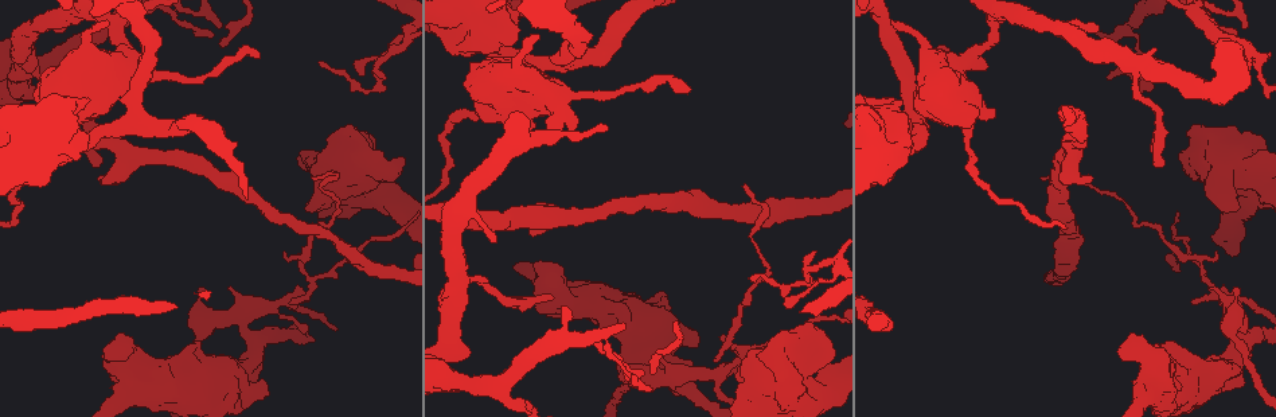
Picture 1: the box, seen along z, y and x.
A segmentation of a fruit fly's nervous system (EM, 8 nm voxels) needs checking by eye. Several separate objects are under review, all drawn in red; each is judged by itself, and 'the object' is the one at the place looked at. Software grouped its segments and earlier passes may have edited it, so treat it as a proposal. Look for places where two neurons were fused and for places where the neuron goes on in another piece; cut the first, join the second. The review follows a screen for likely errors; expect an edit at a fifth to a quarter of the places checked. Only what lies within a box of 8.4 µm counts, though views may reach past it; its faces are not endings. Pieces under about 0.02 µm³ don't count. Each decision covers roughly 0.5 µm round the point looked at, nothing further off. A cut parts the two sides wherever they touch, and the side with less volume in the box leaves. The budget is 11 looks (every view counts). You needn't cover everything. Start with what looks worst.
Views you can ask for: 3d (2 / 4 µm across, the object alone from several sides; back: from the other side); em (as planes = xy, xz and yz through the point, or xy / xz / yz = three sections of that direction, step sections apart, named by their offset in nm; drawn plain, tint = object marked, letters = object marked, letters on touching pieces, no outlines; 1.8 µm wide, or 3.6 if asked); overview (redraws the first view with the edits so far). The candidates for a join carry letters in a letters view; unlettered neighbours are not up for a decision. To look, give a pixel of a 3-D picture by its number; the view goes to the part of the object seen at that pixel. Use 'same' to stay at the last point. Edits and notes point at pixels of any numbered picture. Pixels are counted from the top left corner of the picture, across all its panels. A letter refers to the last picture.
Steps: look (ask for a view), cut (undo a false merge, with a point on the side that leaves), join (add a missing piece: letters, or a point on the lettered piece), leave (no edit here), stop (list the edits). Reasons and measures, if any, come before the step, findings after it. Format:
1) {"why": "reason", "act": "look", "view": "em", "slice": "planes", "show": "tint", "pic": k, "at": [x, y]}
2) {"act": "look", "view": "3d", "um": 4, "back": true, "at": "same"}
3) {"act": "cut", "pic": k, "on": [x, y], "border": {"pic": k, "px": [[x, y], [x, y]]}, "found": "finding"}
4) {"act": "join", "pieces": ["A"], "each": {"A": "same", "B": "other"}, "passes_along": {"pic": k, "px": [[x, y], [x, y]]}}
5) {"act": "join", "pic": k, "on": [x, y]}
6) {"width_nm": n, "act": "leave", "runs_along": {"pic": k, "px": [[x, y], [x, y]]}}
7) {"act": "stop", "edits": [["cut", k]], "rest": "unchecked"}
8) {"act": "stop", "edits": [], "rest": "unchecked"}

{"why": "sudden change in width", "act": "look", "view": "em", "slice": "planes", "show": "tint", "pic": 1, "at": [673, 379]}

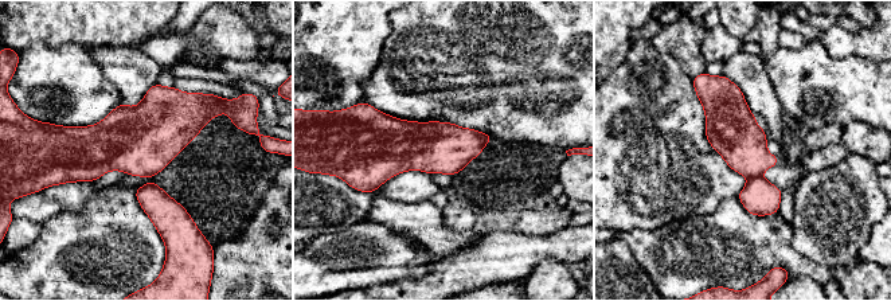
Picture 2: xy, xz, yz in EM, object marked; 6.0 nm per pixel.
{"act": "look", "view": "em", "slice": "planes", "show": "letters", "at": "same"}

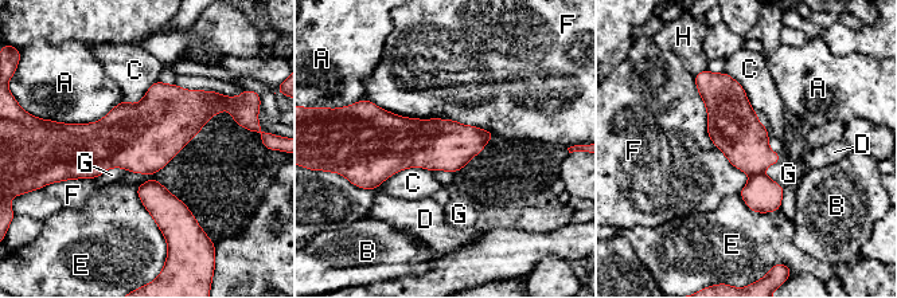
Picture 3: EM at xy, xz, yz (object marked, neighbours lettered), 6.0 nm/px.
{"width_nm": 300, "act": "cut", "pic": 3, "on": [744, 141], "each": {"A": "other", "B": "other", "C": "other", "D": "other", "E": "other", "F": "other", "G": "other", "H": "other"}, "border": {"pic": 3, "px": [[763, 172], [751, 176]]}, "found": "a second neuron is stuck on"}

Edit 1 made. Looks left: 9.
{"why": "free end", "act": "look", "view": "em", "slice": "planes", "show": "tint", "pic": 1, "at": [529, 234]}

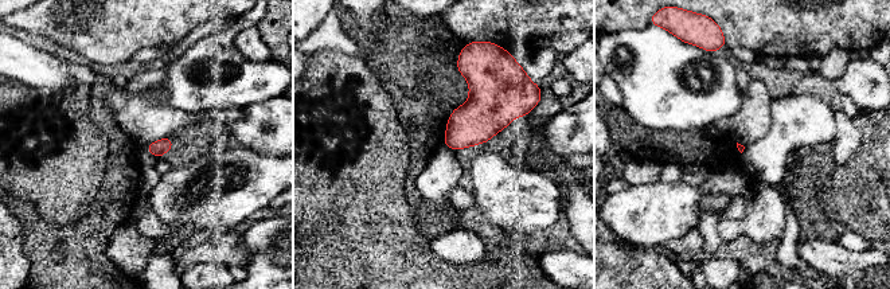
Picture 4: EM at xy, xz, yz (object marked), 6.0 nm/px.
{"why": "see the neighbours", "act": "look", "view": "em", "slice": "planes", "show": "letters", "at": "same"}

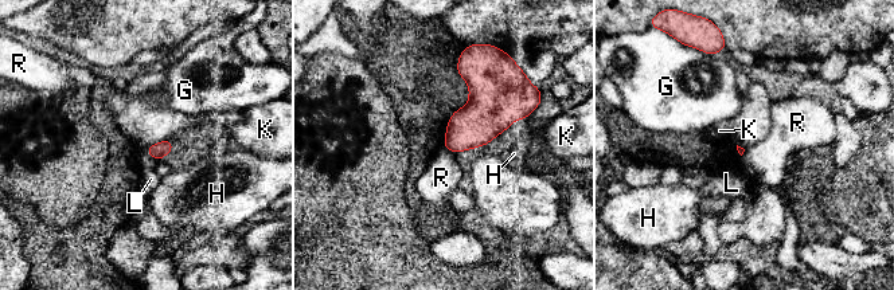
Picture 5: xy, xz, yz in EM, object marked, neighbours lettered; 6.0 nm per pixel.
{"longest_contact_nm": ["R", 120], "act": "leave", "each": {"G": "other", "H": "other", "K": "other", "L": "other", "R": "other"}, "border": {"pic": 5, "px": [[144, 149], [159, 161]]}, "found": "no lettered piece goes on from it"}

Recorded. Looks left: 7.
{"why": "sharp bend", "act": "look", "view": "3d", "um": 4, "back": true, "pic": 1, "at": [364, 173]}

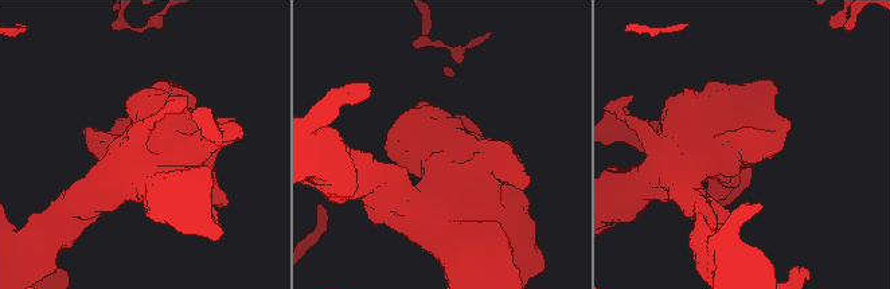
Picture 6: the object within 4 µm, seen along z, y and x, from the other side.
{"act": "look", "view": "em", "um": 3.6, "slice": "planes", "show": "tint", "pic": 6, "at": [728, 151]}

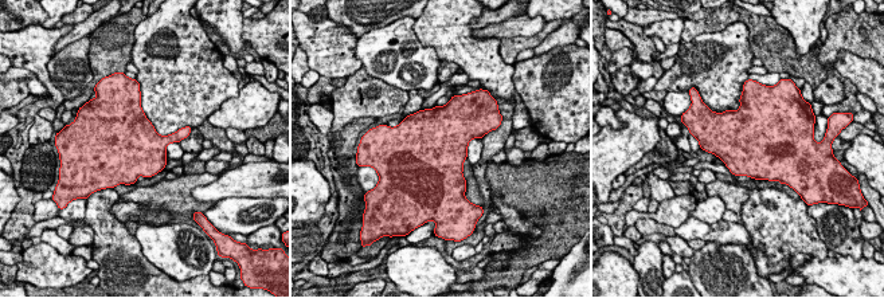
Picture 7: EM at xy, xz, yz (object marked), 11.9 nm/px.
{"why": "see the neighbours", "act": "look", "view": "em", "um": 3.6, "slice": "planes", "show": "letters", "at": "same"}

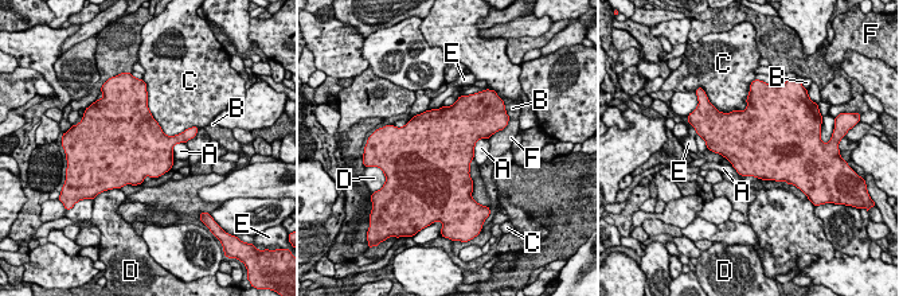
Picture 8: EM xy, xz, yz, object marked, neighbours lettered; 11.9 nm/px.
{"width_nm": 750, "act": "leave", "each": {"A": "other", "B": "other", "C": "other", "D": "other", "E": "other", "F": "other"}, "border": {"pic": 8, "px": [[731, 163], [739, 174], [762, 179]]}, "found": "all the same neuron"}

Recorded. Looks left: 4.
{"why": "calibre changes", "act": "look", "view": "3d", "um": 4, "pic": 1, "at": [891, 116]}

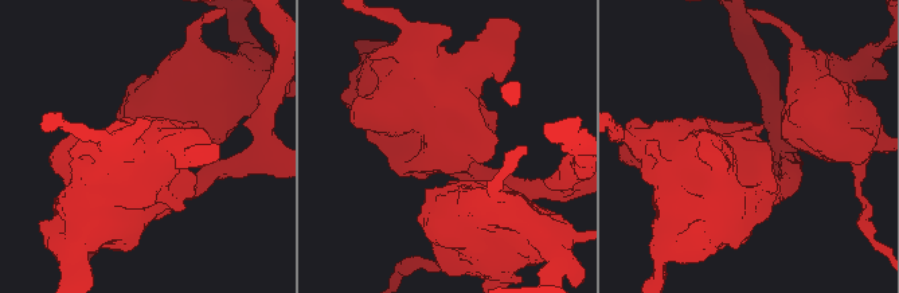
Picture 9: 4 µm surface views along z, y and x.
{"why": "need the tissue", "act": "look", "view": "em", "um": 3.6, "slice": "planes", "show": "letters", "pic": 9, "at": [458, 144]}

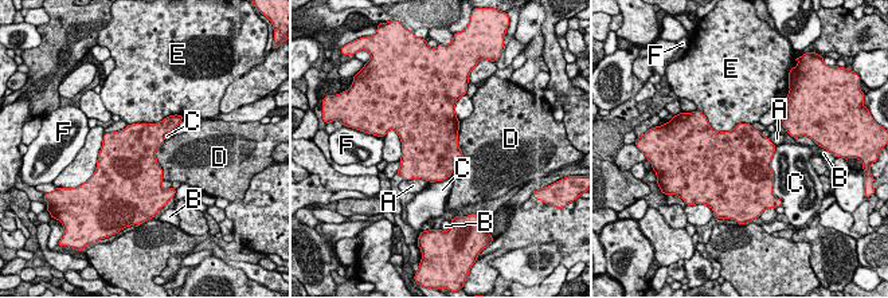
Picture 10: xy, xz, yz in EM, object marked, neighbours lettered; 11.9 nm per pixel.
{"act": "leave", "each": {"A": "other", "B": "other", "C": "other", "D": "other", "E": "other", "F": "other"}, "border": {"pic": 10, "px": [[460, 121], [462, 161], [450, 175]]}, "found": "all the same neuron"}

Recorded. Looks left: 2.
{"act": "stop", "edits": [["cut", 3]], "rest": "unchecked"}

